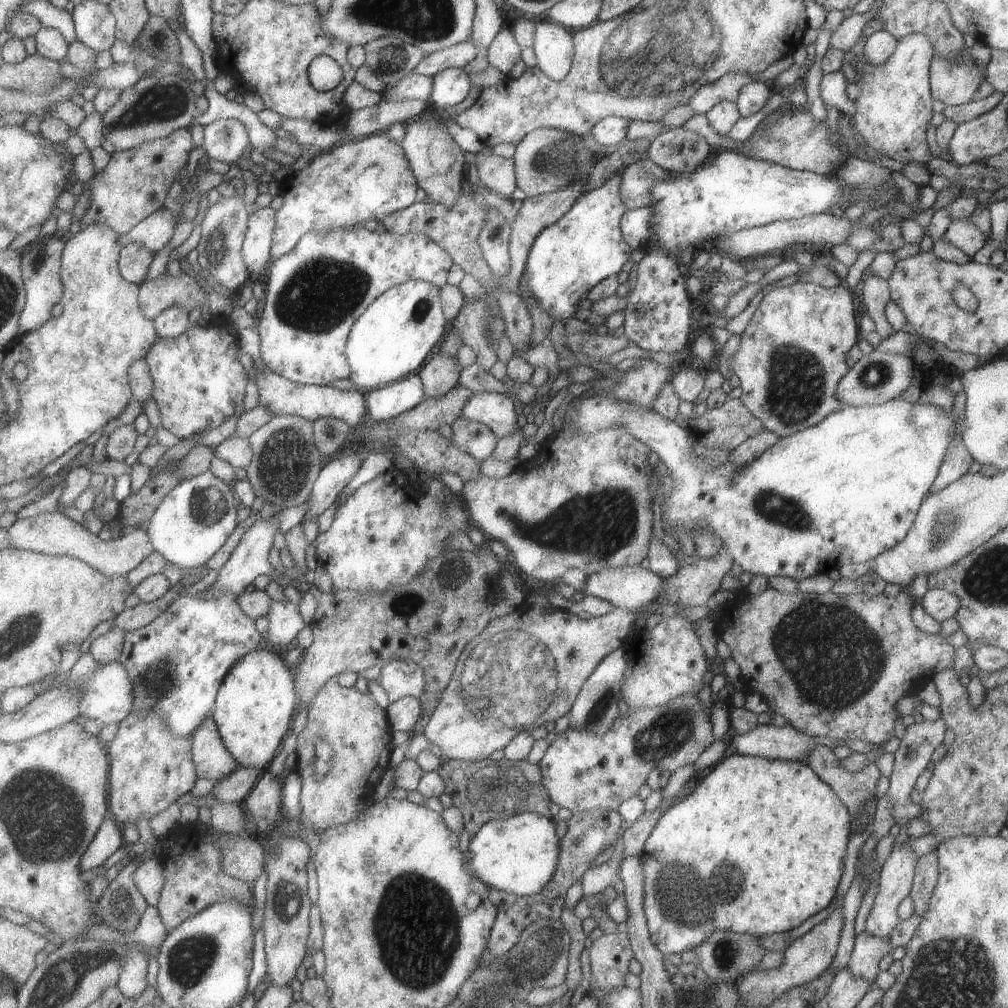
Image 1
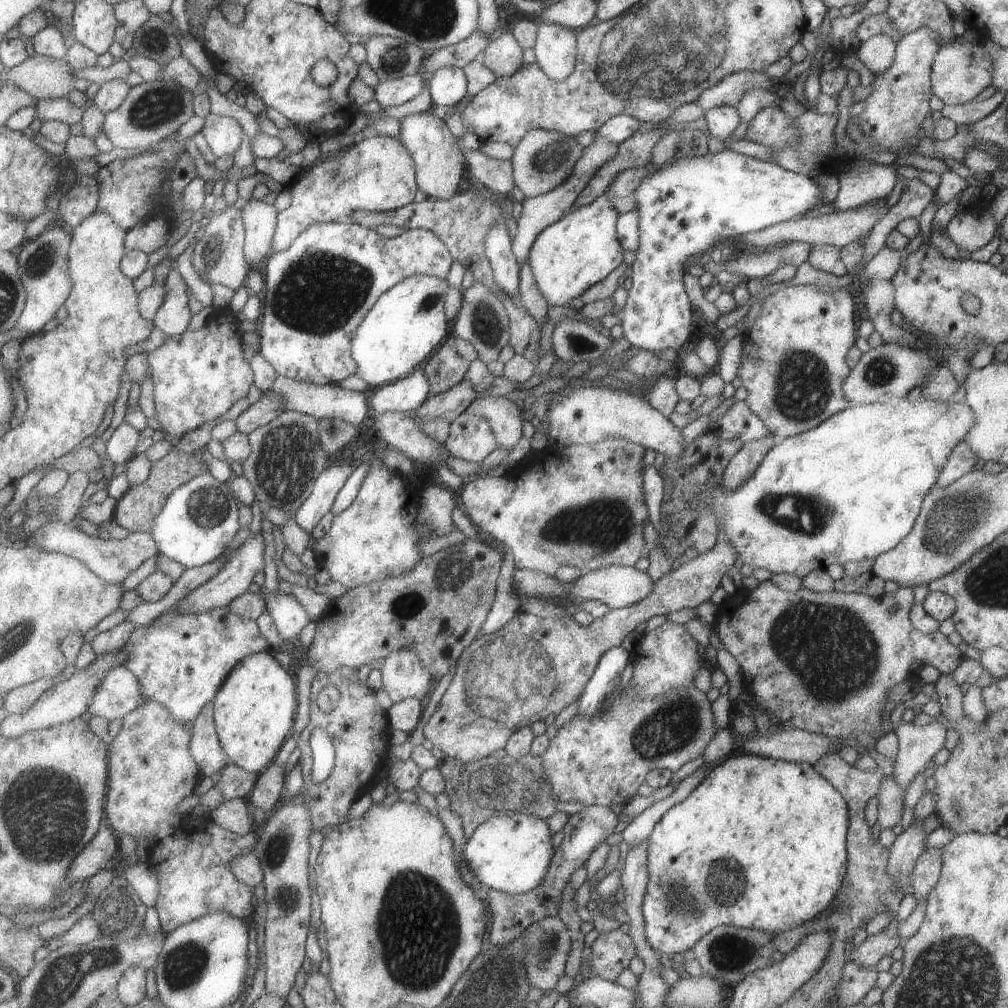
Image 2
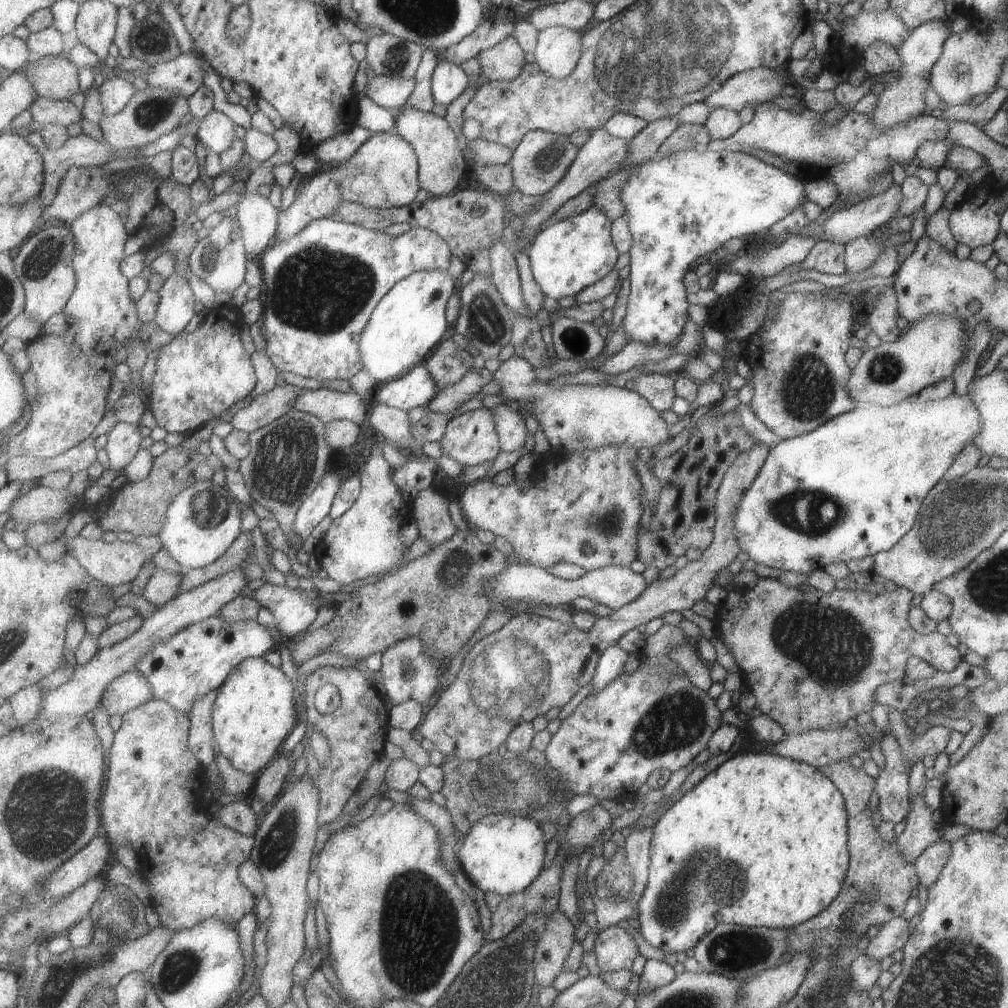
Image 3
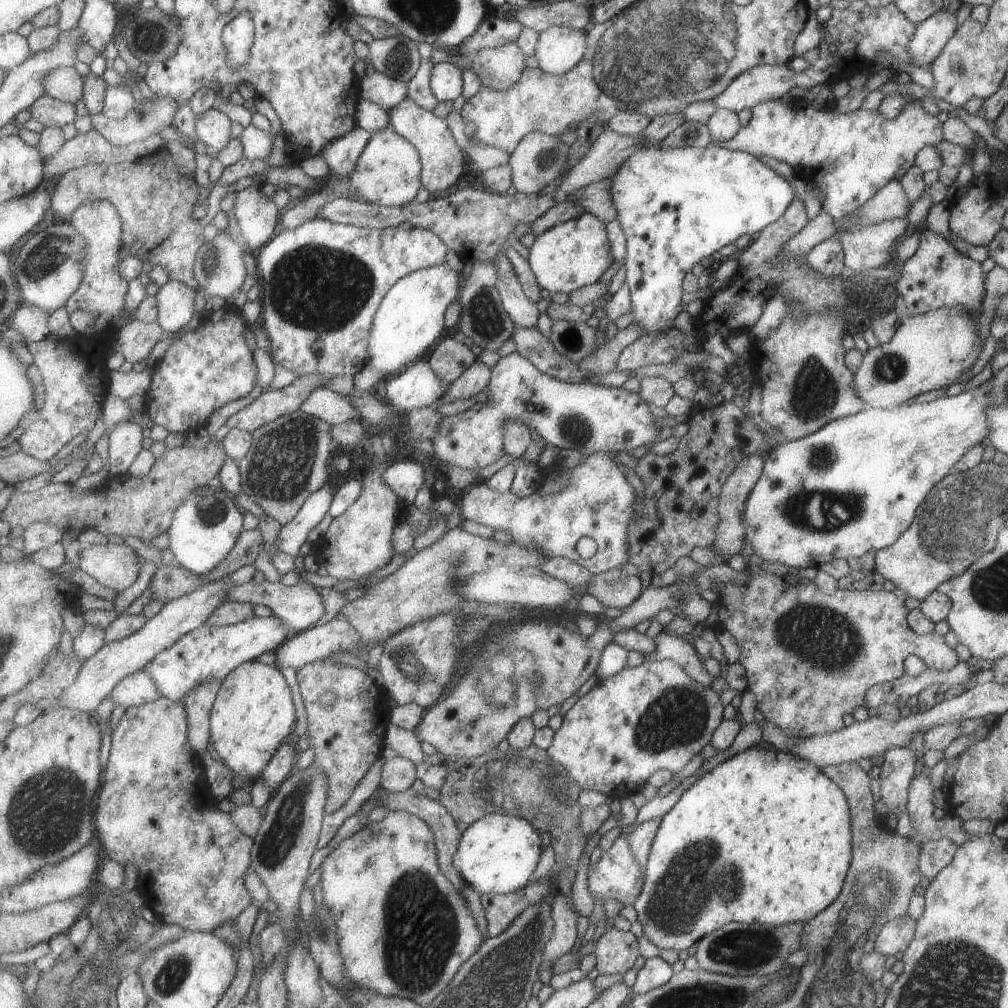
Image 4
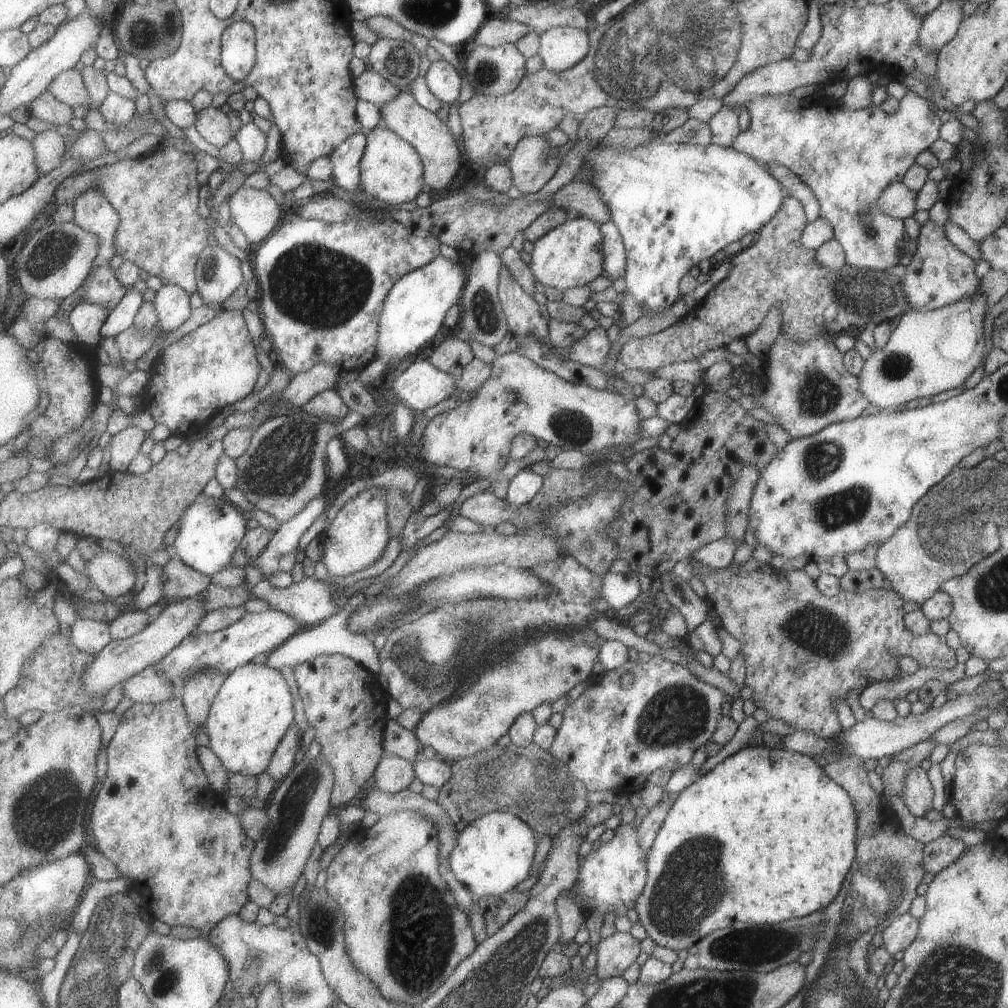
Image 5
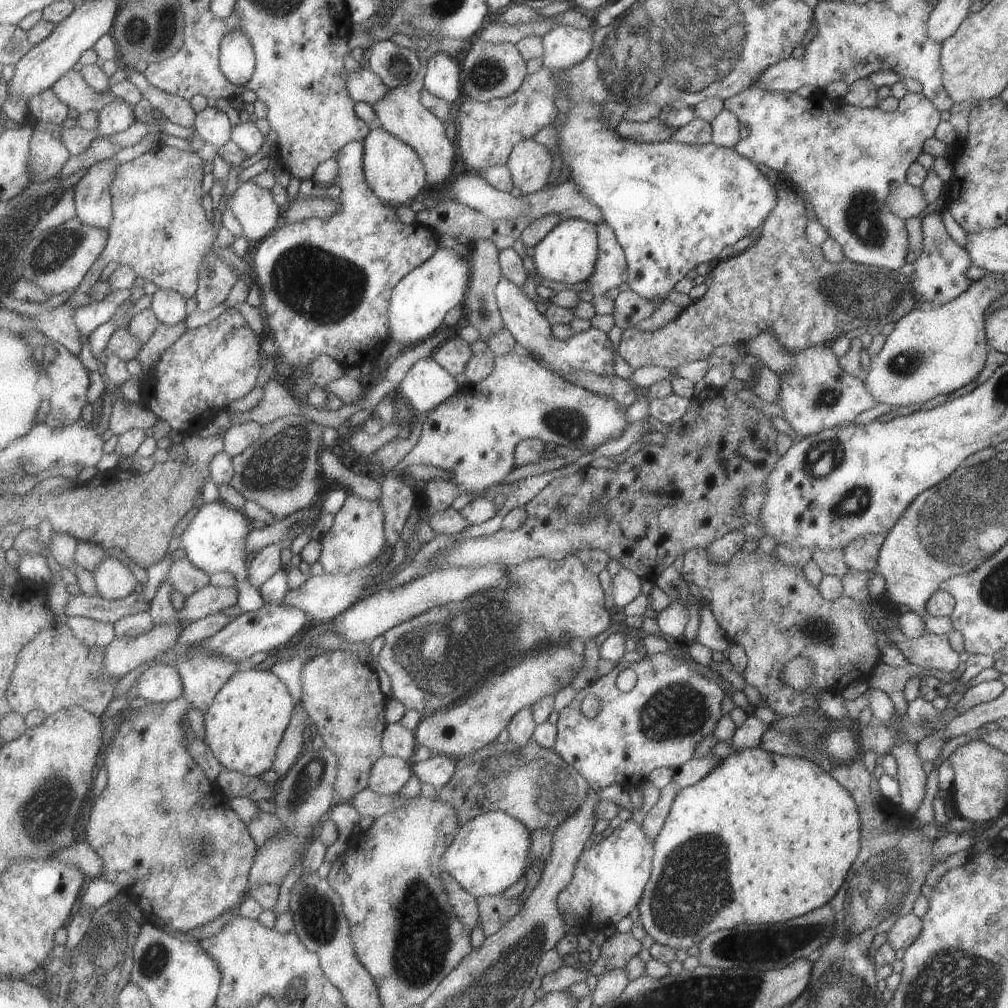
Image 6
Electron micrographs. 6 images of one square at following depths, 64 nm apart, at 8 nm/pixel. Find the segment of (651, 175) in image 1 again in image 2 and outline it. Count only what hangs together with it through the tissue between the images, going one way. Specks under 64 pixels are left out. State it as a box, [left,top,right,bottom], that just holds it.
[605,165,654,214]

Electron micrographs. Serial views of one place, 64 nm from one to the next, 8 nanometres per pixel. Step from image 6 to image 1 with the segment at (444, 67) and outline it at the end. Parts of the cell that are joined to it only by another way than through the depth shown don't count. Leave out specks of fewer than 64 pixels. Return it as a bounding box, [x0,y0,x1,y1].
[430,68,472,110]

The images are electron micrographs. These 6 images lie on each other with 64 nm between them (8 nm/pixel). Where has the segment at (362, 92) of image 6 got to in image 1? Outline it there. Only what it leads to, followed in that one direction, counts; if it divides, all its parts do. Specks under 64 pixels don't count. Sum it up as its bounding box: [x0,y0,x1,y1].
[382,73,435,101]

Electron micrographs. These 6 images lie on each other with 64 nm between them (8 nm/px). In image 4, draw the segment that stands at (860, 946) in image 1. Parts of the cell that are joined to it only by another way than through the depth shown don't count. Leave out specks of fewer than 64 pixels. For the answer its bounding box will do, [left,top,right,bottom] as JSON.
[874,913,917,957]

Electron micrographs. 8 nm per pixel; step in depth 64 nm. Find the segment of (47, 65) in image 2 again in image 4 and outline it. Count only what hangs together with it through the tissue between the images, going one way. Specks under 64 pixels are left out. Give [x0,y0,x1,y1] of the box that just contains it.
[46,67,85,103]

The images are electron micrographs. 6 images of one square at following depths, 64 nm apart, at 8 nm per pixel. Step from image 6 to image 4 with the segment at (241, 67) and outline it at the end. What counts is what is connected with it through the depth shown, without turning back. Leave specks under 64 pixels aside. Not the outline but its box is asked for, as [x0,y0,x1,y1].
[224,11,257,69]

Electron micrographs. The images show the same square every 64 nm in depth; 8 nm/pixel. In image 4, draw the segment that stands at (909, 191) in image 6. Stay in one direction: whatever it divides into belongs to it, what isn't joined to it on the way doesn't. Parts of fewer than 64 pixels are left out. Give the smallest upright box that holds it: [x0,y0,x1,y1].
[850,179,911,223]

